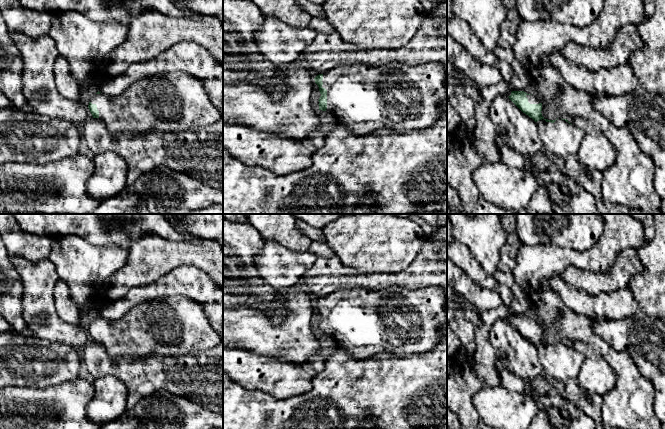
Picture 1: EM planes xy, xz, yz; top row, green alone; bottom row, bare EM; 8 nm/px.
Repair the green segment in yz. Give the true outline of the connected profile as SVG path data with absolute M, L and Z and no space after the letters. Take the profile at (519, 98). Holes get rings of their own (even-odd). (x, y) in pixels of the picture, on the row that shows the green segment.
M516 91L508 92L509 99L537 125L542 151L549 157L566 158L577 156L584 138L584 132L572 125L567 119L548 120L542 116L542 103L533 94Z

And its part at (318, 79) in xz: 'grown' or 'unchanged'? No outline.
grown

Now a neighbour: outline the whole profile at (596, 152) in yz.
M576 116L571 122L584 132L577 158L588 170L604 172L614 164L616 151L612 143L601 132L597 123L589 118Z

